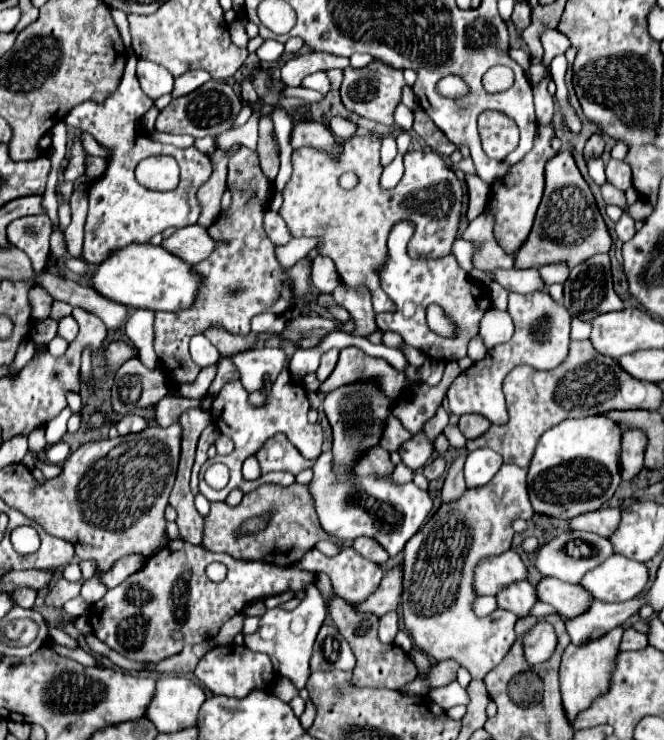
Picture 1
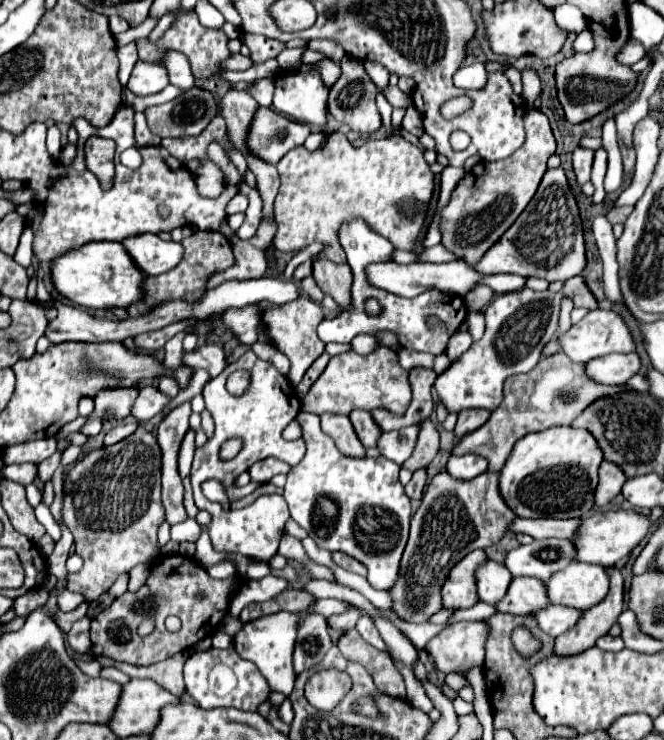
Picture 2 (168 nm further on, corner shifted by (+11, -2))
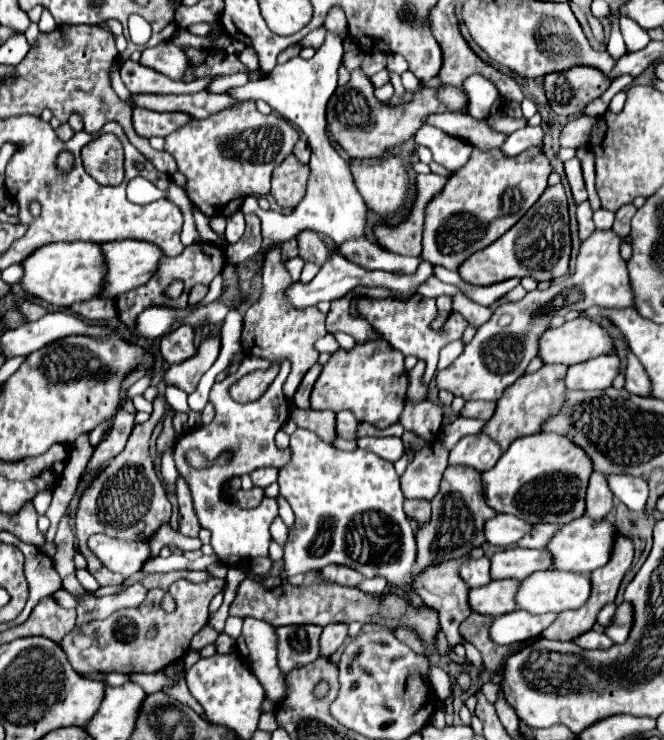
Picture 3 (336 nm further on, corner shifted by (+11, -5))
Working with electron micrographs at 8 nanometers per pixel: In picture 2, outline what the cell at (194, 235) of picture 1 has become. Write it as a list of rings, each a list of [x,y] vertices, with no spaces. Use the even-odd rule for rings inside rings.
[[[153,233],[127,237],[121,243],[135,267],[147,277],[155,277],[173,269],[183,257],[183,249],[177,241],[163,241]]]

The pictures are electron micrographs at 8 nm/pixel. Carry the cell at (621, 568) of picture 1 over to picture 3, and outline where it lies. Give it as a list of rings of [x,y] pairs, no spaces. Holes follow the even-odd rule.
[[[557,568],[545,570],[545,572],[533,572],[529,578],[521,582],[521,588],[517,592],[517,604],[519,608],[531,612],[531,614],[541,614],[541,612],[565,612],[573,608],[581,608],[585,600],[589,600],[591,592],[591,580],[585,574],[575,574],[575,572],[557,572]]]

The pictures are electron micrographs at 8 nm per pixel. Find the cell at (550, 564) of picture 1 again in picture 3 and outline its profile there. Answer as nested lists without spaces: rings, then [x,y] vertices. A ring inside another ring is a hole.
[[[511,548],[497,552],[491,558],[491,576],[493,580],[501,578],[517,578],[525,580],[525,576],[537,572],[537,570],[549,570],[553,566],[553,558],[549,556],[549,550],[523,550],[523,548]]]

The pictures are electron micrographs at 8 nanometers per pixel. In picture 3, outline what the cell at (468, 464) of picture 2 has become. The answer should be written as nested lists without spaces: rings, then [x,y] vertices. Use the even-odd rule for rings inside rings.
[[[465,436],[449,454],[449,466],[469,466],[477,472],[485,472],[501,458],[501,448],[489,436]]]

